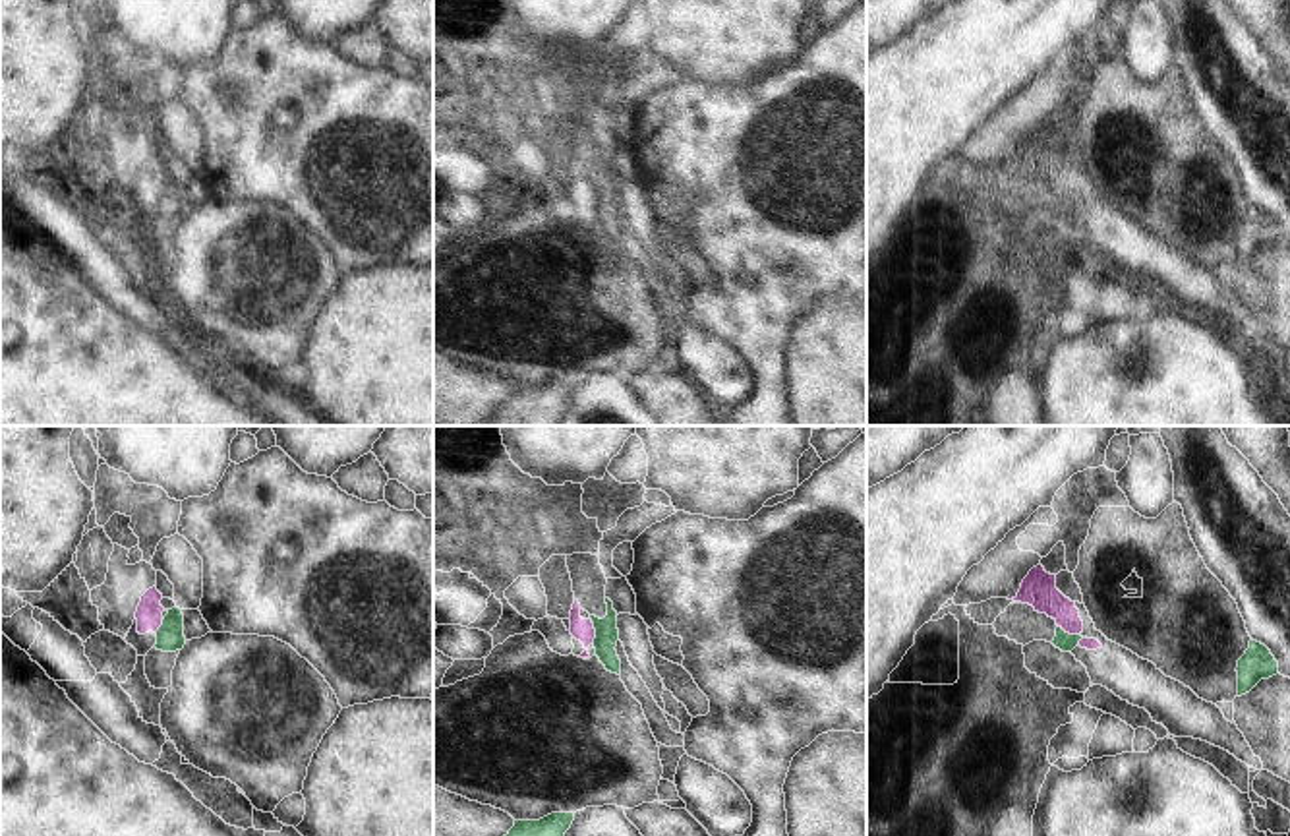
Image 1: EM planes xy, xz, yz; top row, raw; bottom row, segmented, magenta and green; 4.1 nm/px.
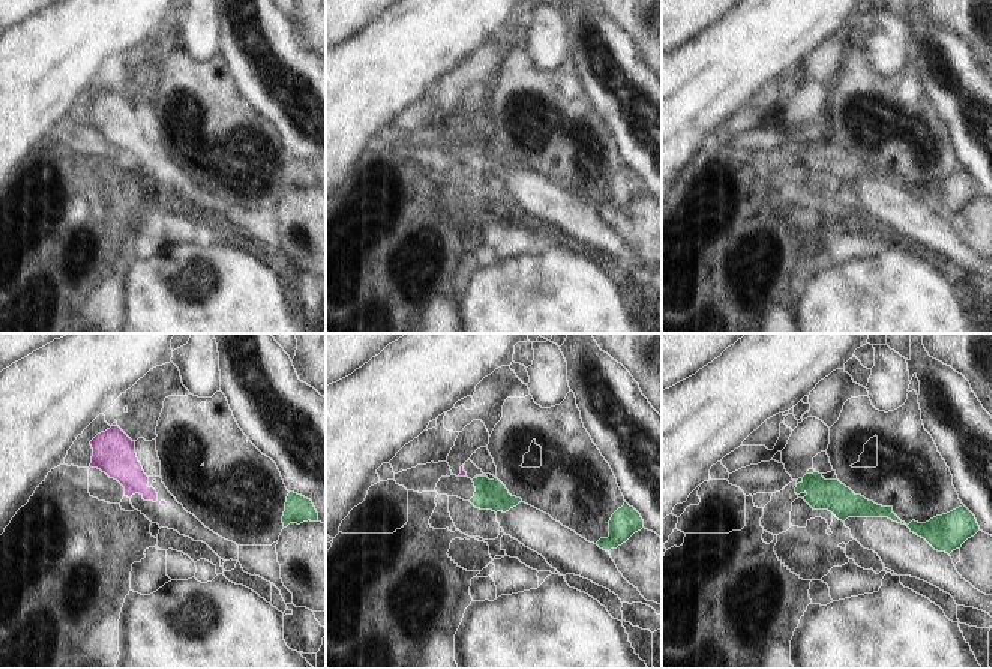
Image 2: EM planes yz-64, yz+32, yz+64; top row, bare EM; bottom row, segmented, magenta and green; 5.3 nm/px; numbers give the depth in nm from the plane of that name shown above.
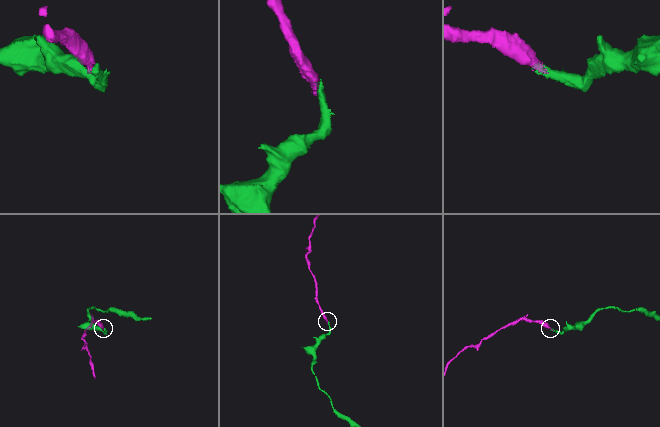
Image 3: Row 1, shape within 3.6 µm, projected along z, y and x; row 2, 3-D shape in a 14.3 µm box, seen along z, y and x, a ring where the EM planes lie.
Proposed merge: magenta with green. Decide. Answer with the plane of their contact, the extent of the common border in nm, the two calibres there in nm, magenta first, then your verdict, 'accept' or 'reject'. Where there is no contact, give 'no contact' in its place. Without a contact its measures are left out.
xz | 110 nm | 100/100 nm | reject

